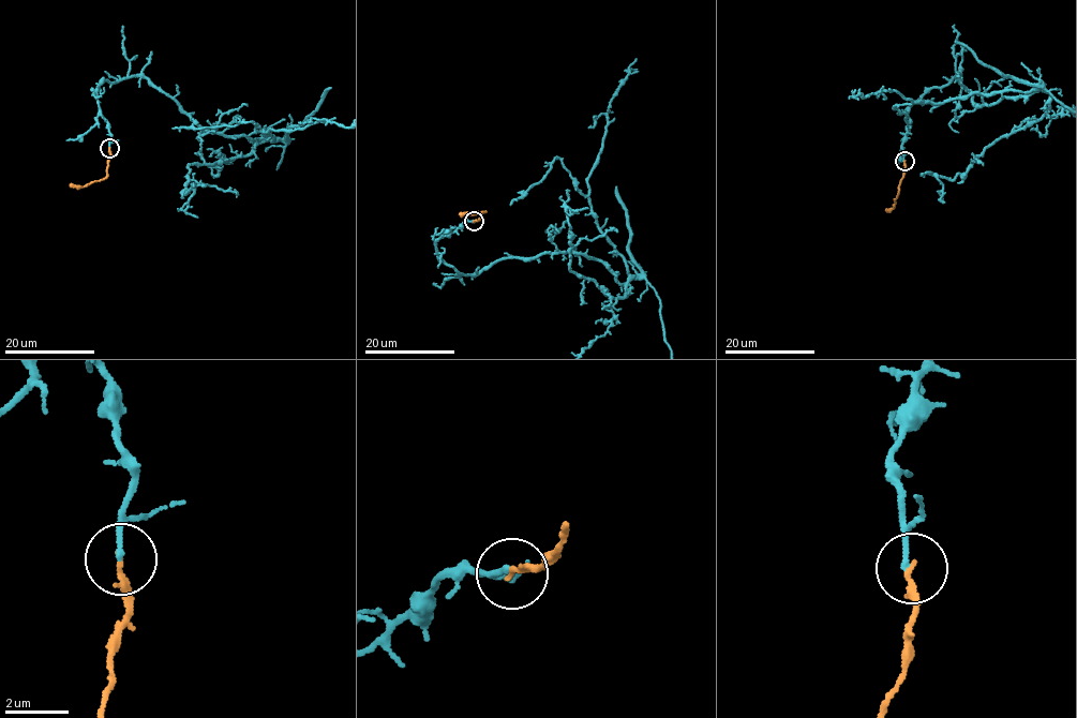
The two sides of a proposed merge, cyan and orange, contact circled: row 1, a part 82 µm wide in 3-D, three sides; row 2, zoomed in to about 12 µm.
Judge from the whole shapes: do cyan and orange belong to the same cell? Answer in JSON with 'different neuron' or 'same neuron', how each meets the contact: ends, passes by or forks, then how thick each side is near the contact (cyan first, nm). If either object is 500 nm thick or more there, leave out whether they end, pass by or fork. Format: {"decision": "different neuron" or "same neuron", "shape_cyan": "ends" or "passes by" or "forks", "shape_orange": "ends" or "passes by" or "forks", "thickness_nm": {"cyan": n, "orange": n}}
{"decision": "same neuron", "shape_cyan": "ends", "shape_orange": "ends", "thickness_nm": {"cyan": 190, "orange": 180}}

